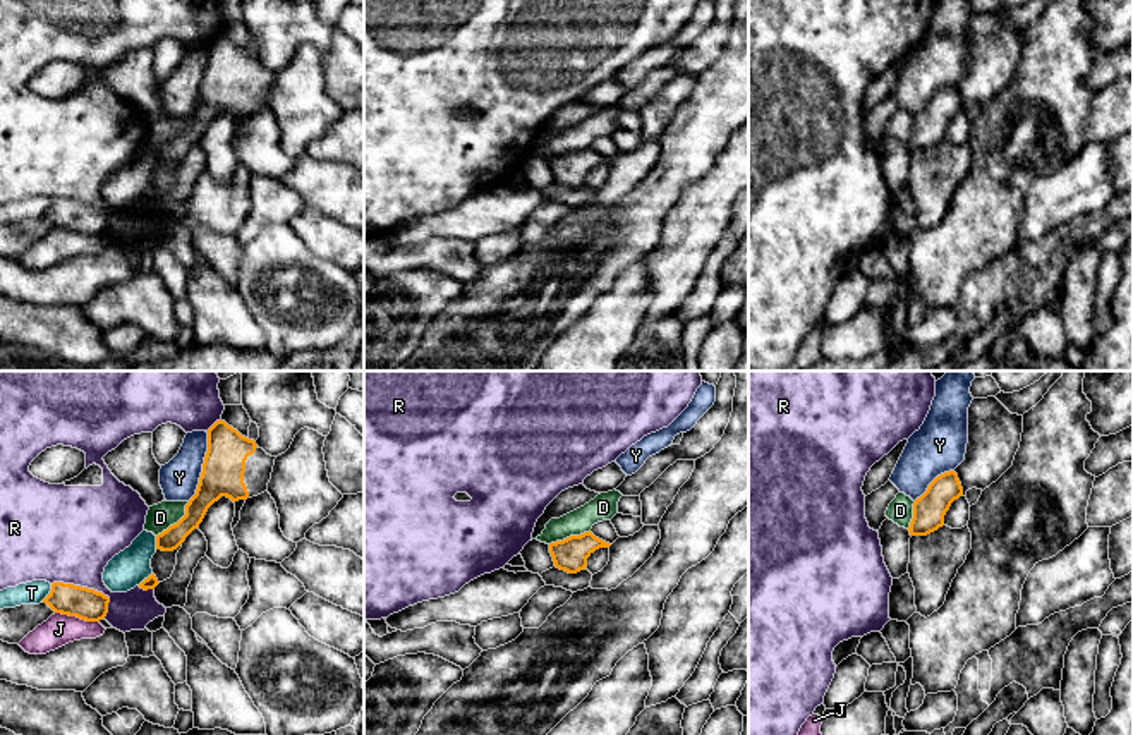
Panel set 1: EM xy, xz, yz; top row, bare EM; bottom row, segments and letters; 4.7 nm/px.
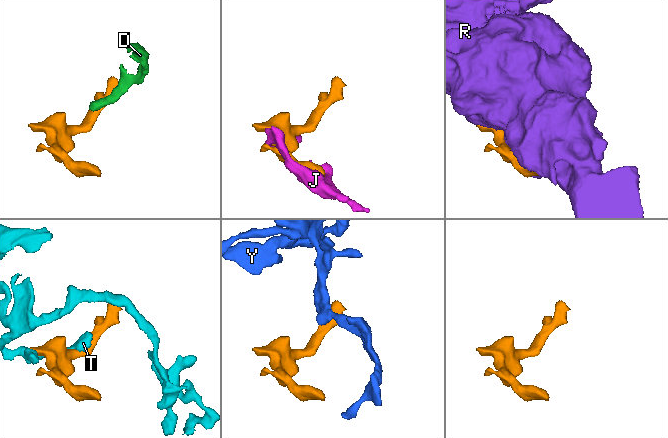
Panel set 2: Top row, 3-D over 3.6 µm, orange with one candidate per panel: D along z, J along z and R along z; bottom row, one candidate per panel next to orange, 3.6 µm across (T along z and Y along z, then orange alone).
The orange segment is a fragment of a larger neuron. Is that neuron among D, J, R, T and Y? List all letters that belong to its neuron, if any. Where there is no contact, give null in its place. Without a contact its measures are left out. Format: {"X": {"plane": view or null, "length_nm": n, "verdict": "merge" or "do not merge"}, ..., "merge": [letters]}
{"D": {"plane": "xy", "length_nm": 220, "verdict": "do not merge"}, "J": {"plane": "xy", "length_nm": 220, "verdict": "do not merge"}, "R": {"plane": "xy", "length_nm": 300, "verdict": "do not merge"}, "T": {"plane": "xy", "length_nm": 100, "verdict": "do not merge"}, "Y": {"plane": "xy", "length_nm": 340, "verdict": "do not merge"}, "merge": []}

